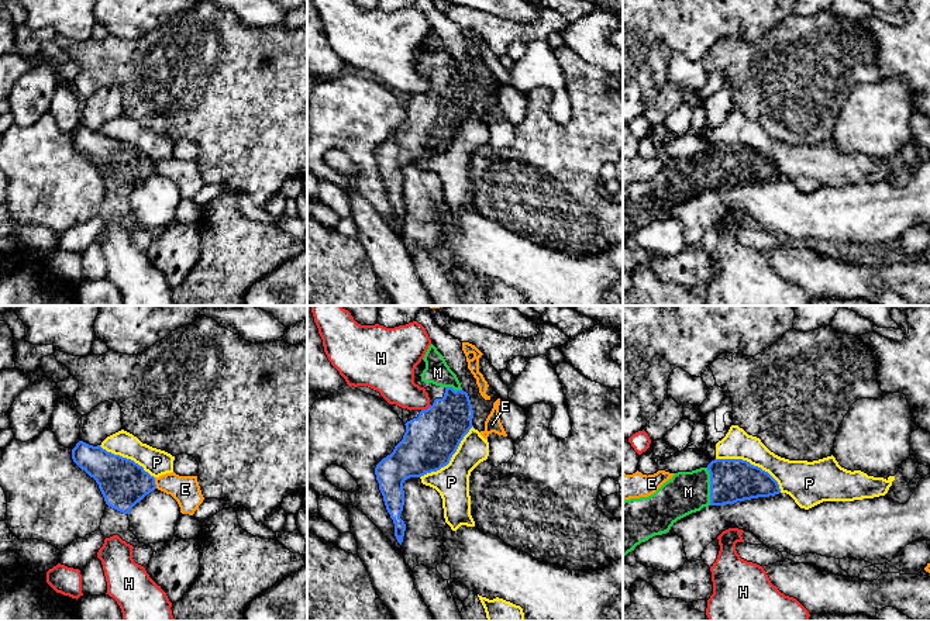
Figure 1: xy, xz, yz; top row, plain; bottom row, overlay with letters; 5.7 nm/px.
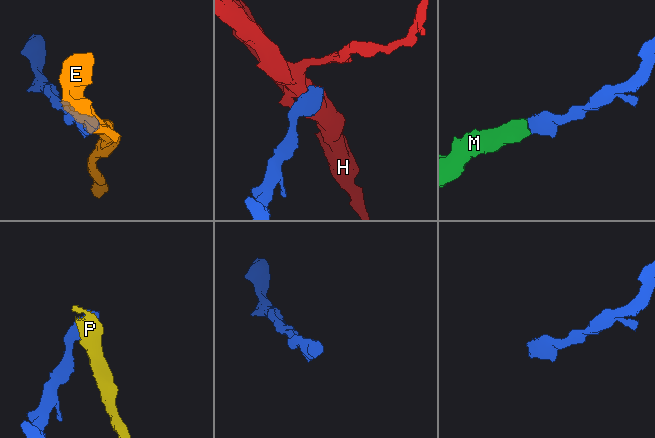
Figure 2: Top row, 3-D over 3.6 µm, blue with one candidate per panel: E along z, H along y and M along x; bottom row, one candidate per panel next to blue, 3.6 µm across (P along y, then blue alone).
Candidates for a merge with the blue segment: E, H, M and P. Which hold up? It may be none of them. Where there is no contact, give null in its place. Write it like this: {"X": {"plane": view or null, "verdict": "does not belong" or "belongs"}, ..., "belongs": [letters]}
{"E": {"plane": "xy", "verdict": "does not belong"}, "H": {"plane": "xz", "verdict": "does not belong"}, "M": {"plane": "yz", "verdict": "belongs"}, "P": {"plane": "yz", "verdict": "does not belong"}, "belongs": ["M"]}

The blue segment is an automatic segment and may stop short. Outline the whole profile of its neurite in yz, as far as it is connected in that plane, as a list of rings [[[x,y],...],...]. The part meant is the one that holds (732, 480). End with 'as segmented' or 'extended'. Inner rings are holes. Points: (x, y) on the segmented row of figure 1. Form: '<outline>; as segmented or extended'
[[[714,459],[706,468],[674,473],[654,494],[623,501],[623,559],[641,542],[669,532],[678,520],[703,507],[779,493],[768,472],[743,459]]]; extended

